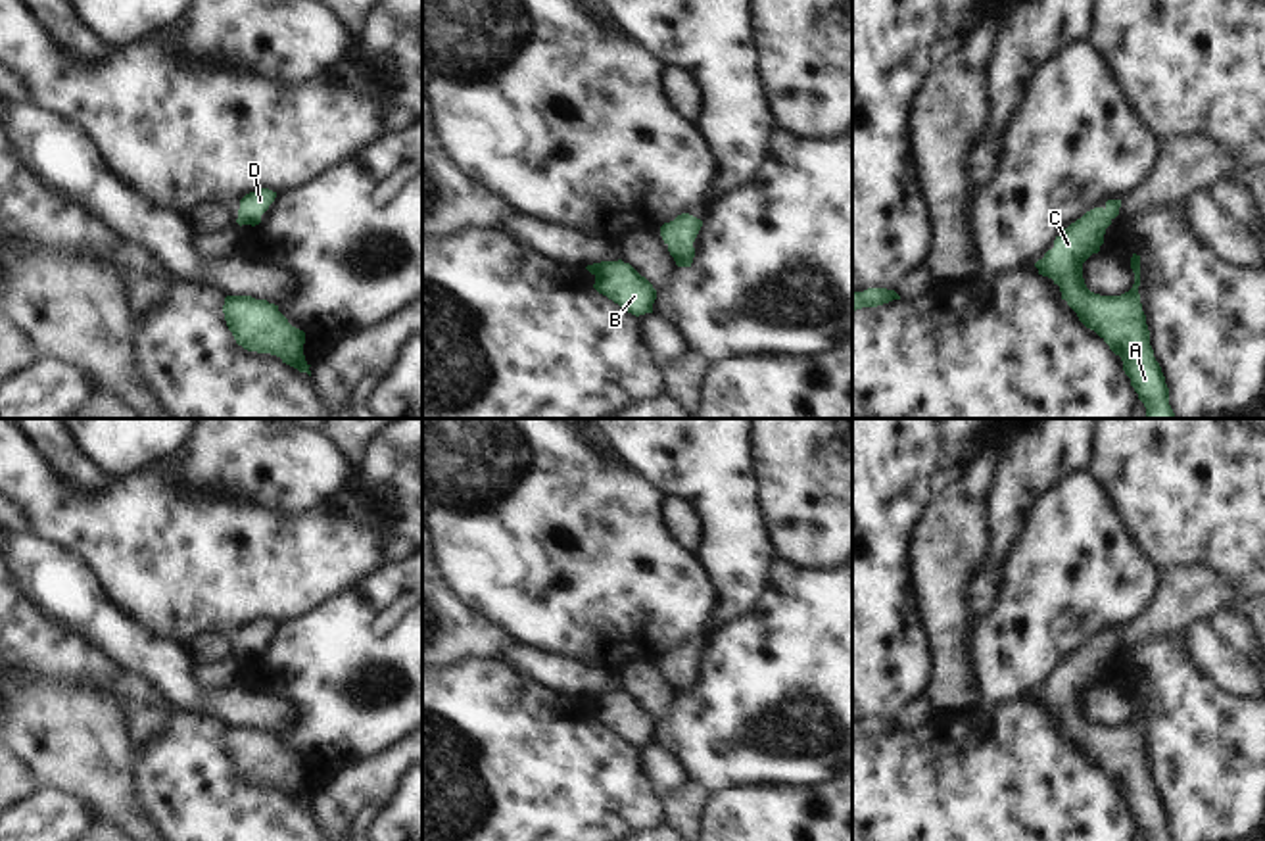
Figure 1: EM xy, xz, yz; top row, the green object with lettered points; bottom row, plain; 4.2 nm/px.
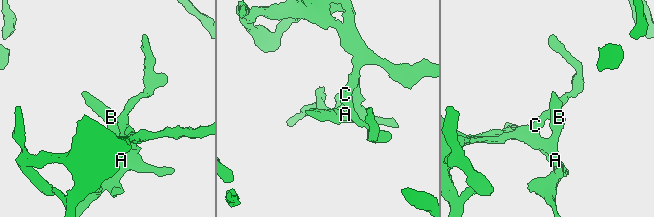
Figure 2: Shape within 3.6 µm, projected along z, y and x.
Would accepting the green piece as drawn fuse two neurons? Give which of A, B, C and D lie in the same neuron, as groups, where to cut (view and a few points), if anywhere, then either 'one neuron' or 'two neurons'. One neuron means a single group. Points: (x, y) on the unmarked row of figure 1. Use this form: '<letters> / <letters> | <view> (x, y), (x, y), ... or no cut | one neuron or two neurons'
A B C D | no cut | one neuron

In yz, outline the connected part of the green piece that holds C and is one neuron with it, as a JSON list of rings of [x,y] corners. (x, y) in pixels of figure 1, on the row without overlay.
[[[1121,630],[1086,641],[1054,670],[1054,678],[1035,693],[1038,705],[1060,716],[1062,730],[1079,751],[1094,760],[1121,787],[1123,801],[1146,841],[1173,841],[1169,818],[1150,776],[1150,760],[1140,733],[1140,685],[1133,684],[1134,714],[1121,726],[1100,726],[1086,718],[1083,693],[1100,682],[1106,659],[1119,645]]]

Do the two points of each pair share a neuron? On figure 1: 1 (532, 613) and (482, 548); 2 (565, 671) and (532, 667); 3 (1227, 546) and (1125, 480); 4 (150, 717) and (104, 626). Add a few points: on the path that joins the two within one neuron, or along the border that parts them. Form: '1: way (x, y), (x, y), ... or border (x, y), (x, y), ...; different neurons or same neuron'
1: way (523, 598), (513, 586), (513, 578), (498, 563); same neuron
2: way (557, 671), (540, 667); same neuron
3: way (1202, 521), (1162, 480), (1150, 480); same neuron
4: border (93, 644), (127, 671), (144, 676), (166, 697); different neurons

